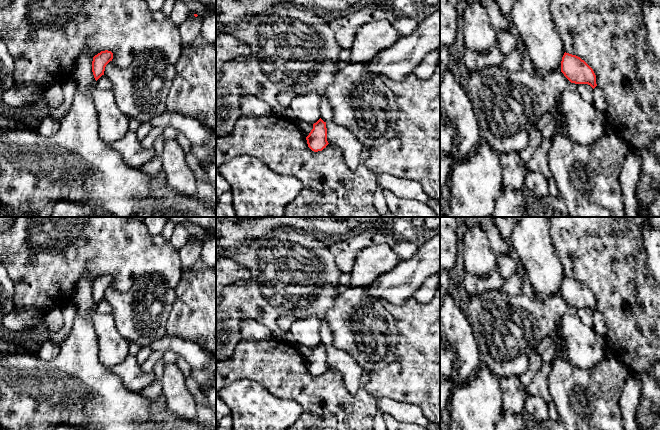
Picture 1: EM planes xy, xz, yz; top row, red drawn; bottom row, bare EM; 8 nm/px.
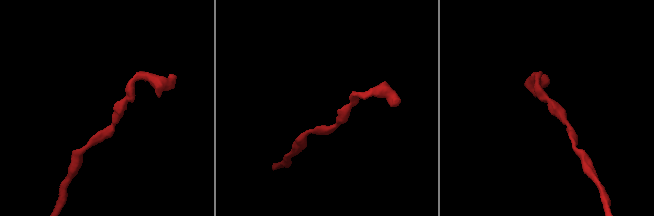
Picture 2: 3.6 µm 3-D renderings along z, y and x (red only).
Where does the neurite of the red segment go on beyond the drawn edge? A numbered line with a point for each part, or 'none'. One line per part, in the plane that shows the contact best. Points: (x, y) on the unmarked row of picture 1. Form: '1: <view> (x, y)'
none

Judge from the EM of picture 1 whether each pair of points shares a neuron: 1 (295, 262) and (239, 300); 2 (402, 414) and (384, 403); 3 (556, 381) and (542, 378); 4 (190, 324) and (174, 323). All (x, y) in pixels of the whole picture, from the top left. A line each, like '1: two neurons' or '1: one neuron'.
1: one neuron
2: one neuron
3: two neurons
4: one neuron

